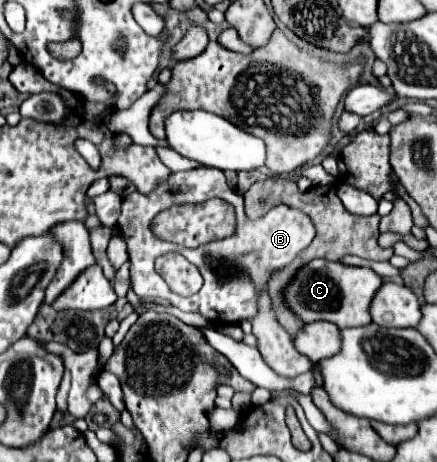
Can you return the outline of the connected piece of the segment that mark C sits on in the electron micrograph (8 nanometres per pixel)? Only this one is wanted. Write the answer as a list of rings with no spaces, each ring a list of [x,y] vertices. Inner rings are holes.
[[[313,259],[297,269],[297,273],[291,277],[289,285],[283,289],[283,301],[303,323],[329,321],[339,329],[359,327],[371,323],[369,301],[381,285],[383,279],[369,267],[349,267],[339,261]]]

